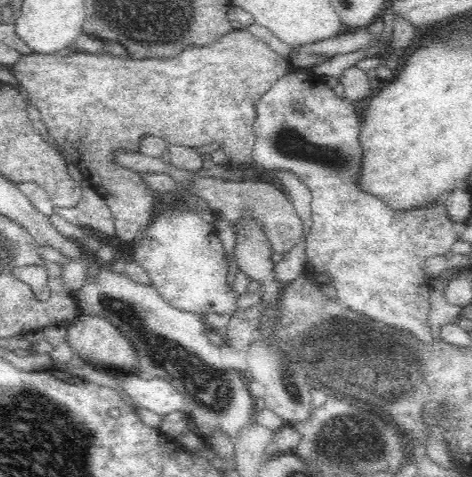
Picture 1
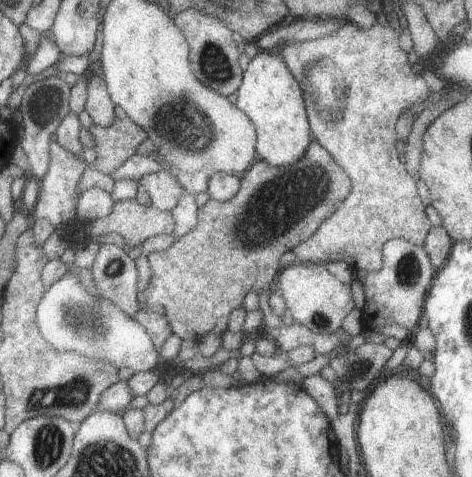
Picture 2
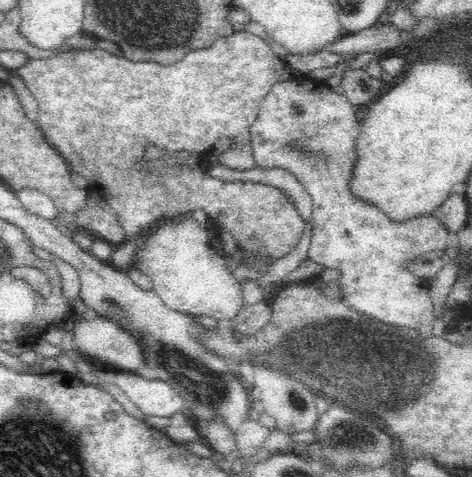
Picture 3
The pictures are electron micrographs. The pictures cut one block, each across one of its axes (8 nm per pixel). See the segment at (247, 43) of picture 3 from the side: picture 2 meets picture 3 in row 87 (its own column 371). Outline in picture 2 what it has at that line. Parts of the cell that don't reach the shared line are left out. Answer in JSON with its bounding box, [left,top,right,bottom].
[277,20,455,274]

